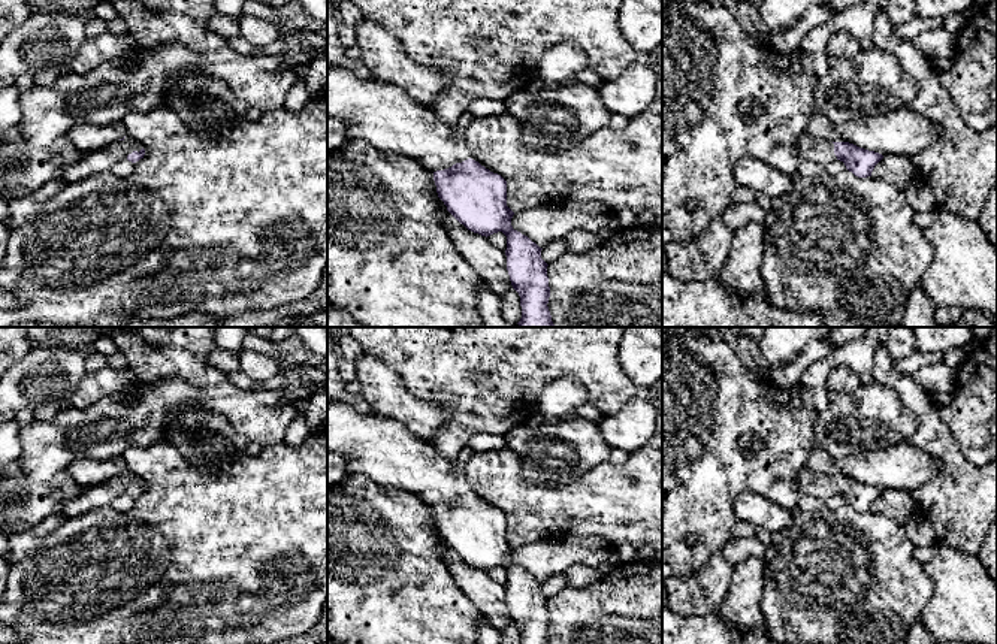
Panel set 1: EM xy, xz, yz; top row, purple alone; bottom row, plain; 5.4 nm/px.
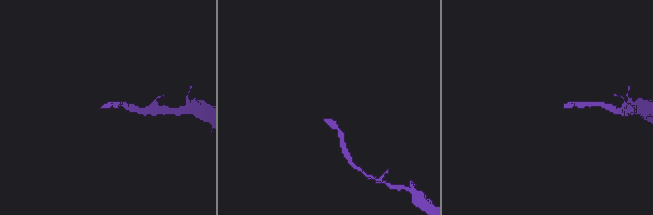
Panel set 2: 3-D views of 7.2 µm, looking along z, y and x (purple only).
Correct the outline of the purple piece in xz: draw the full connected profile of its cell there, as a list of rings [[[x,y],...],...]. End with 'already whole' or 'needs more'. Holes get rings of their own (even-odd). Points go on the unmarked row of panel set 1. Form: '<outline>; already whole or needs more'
[[[342,400],[327,402],[327,450],[348,457],[348,477],[365,475],[378,486],[411,493],[432,507],[438,532],[468,565],[486,572],[502,566],[507,571],[507,605],[513,623],[520,631],[522,644],[549,644],[549,599],[541,593],[543,583],[513,563],[514,547],[507,541],[507,515],[469,490],[465,465],[450,463],[393,417],[360,414]]]; needs more

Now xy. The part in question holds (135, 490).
[[[126,469],[118,477],[109,478],[99,486],[85,487],[79,496],[67,498],[60,505],[58,513],[67,517],[79,517],[90,511],[111,507],[114,499],[121,495],[136,498],[143,493],[143,490],[145,484],[142,480]]]; needs more

